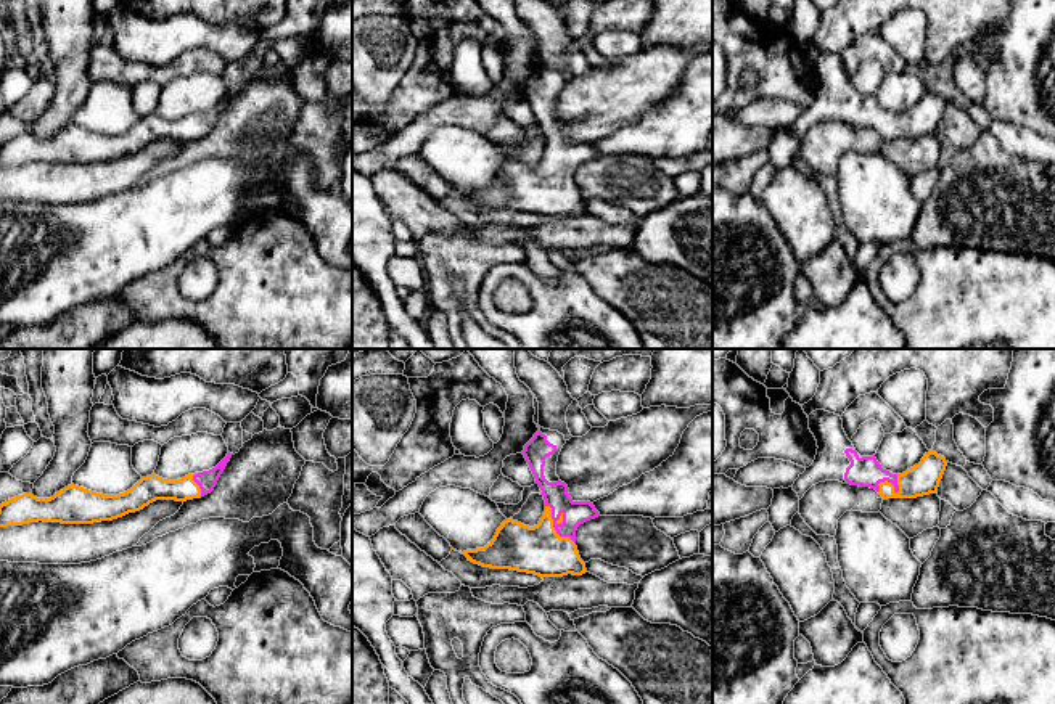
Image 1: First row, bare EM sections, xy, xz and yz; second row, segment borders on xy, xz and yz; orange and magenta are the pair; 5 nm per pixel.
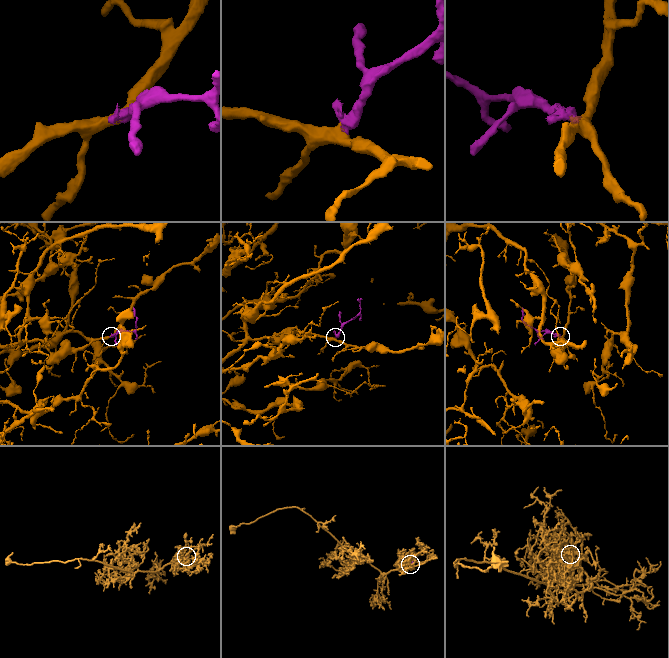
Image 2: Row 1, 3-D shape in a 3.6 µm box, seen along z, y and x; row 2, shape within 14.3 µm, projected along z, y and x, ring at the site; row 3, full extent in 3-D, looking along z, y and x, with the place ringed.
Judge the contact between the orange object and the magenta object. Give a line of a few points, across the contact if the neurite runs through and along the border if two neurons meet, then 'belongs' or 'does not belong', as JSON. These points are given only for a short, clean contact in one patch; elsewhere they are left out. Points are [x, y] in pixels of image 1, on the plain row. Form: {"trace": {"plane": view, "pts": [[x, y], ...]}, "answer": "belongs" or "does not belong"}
{"trace": {"plane": "xz", "pts": [[539, 190], [554, 176], [554, 167], [555, 134]]}, "answer": "belongs"}

